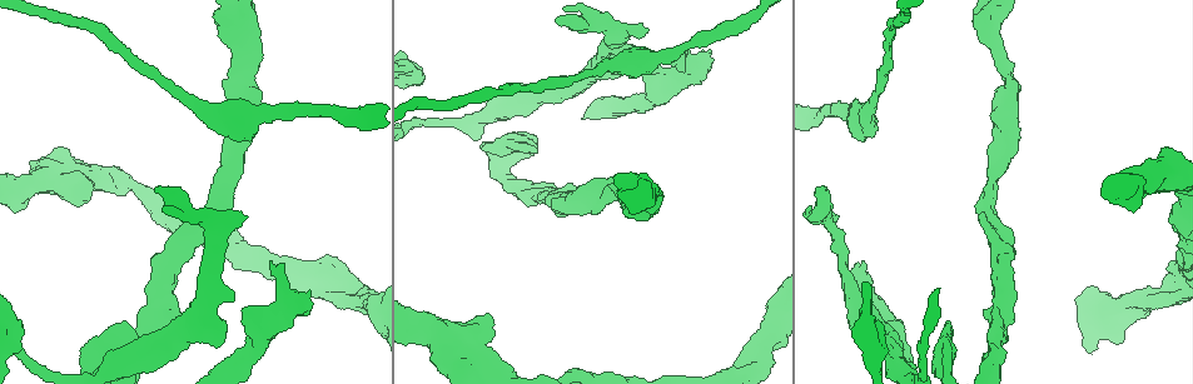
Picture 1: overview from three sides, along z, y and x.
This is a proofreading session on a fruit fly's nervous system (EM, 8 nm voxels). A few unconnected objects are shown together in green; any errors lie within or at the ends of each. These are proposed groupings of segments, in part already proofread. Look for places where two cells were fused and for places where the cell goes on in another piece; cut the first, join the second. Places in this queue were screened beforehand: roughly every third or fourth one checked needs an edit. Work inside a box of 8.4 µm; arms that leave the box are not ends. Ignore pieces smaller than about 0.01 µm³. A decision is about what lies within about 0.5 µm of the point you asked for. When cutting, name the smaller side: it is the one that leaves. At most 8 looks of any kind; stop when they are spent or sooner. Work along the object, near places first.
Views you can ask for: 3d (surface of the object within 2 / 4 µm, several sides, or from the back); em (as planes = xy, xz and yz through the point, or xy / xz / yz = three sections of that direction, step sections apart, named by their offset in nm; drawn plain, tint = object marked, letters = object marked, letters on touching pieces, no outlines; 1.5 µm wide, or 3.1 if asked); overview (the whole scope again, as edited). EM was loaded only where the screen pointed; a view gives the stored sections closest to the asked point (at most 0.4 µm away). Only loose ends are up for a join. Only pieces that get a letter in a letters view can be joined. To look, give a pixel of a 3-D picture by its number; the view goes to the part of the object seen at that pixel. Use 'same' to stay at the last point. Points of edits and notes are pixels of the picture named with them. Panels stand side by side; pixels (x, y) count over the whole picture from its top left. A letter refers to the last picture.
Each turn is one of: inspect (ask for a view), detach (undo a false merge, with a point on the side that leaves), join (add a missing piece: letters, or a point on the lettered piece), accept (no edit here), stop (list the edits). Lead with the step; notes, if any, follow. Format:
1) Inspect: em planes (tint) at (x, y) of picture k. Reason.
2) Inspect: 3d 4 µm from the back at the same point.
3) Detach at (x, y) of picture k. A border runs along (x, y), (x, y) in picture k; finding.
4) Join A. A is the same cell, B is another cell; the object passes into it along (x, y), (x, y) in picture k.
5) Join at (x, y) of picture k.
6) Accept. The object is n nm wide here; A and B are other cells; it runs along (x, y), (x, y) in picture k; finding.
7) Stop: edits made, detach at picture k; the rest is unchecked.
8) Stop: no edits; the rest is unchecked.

Inspect: em yz step 8 (tint) at (214, 14) of picture 1. Free end.

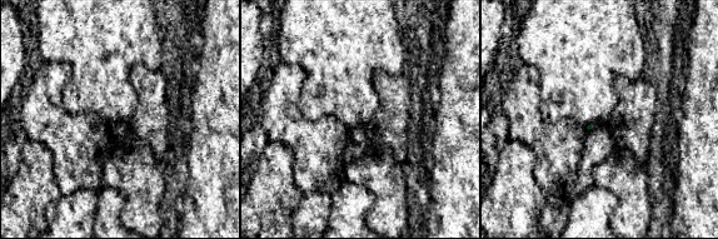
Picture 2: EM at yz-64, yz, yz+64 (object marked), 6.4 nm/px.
Inspect: em xz step 4 (letters) at the same point.

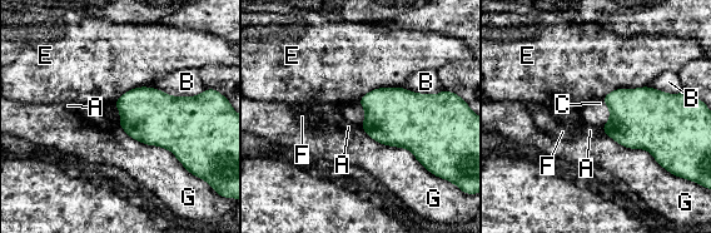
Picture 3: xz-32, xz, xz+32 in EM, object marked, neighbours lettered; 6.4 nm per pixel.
Accept. The longest contact is with G, 550 nm; A, B, C, E, F and G are other cells; a border runs along (145, 85), (172, 95), (203, 92) in picture 3; none of them fits.

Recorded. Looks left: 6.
Inspect: 3d 2 µm at (156, 188) of picture 1. Free end.

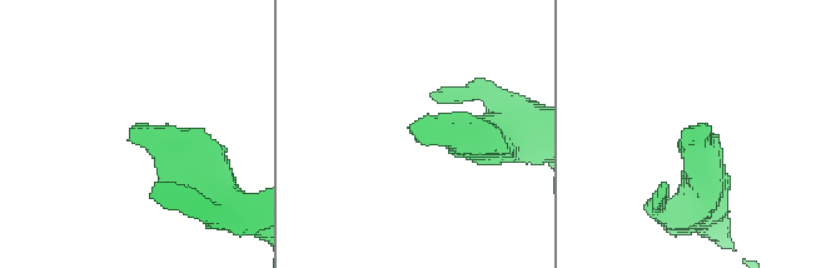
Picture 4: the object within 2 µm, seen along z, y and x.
Inspect: em planes (letters) at (412, 132) of picture 4.

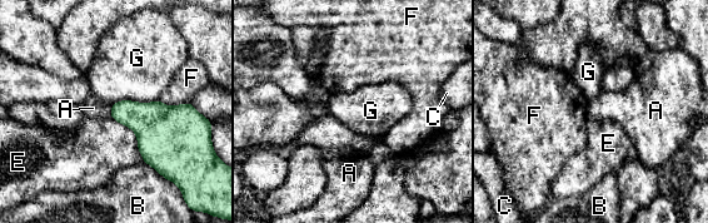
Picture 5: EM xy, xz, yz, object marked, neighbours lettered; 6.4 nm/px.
Accept. A, B, C, E, F and G are other cells; a border runs along (111, 105), (109, 117) in picture 5; none of them fits.

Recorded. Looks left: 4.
Inspect: 3d 4 µm at (647, 29) of picture 1. Branch stops here.

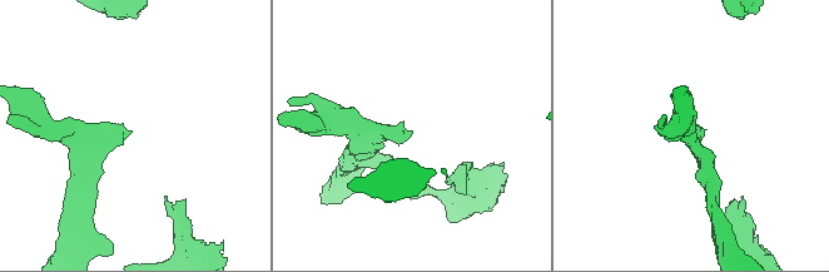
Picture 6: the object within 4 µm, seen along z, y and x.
Inspect: em xy step 8 (tint) at (130, 132) of picture 6.

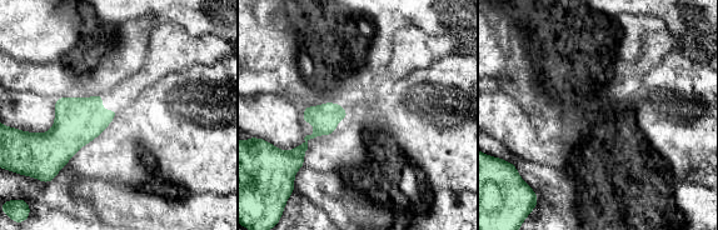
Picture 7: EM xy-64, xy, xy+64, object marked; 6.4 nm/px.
Inspect: em planes (letters) at the same point. Another direction.

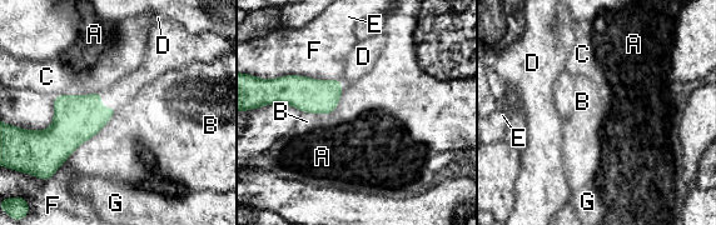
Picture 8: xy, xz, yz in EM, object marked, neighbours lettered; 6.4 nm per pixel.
Accept. The object is 170 nm wide here; A, B, C, D, E, F and G are other cells; a border runs along (102, 93), (115, 113), (65, 160) in picture 8; no lettered piece goes on from it.

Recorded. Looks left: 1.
Stop: no edits; the rest is unchecked.

